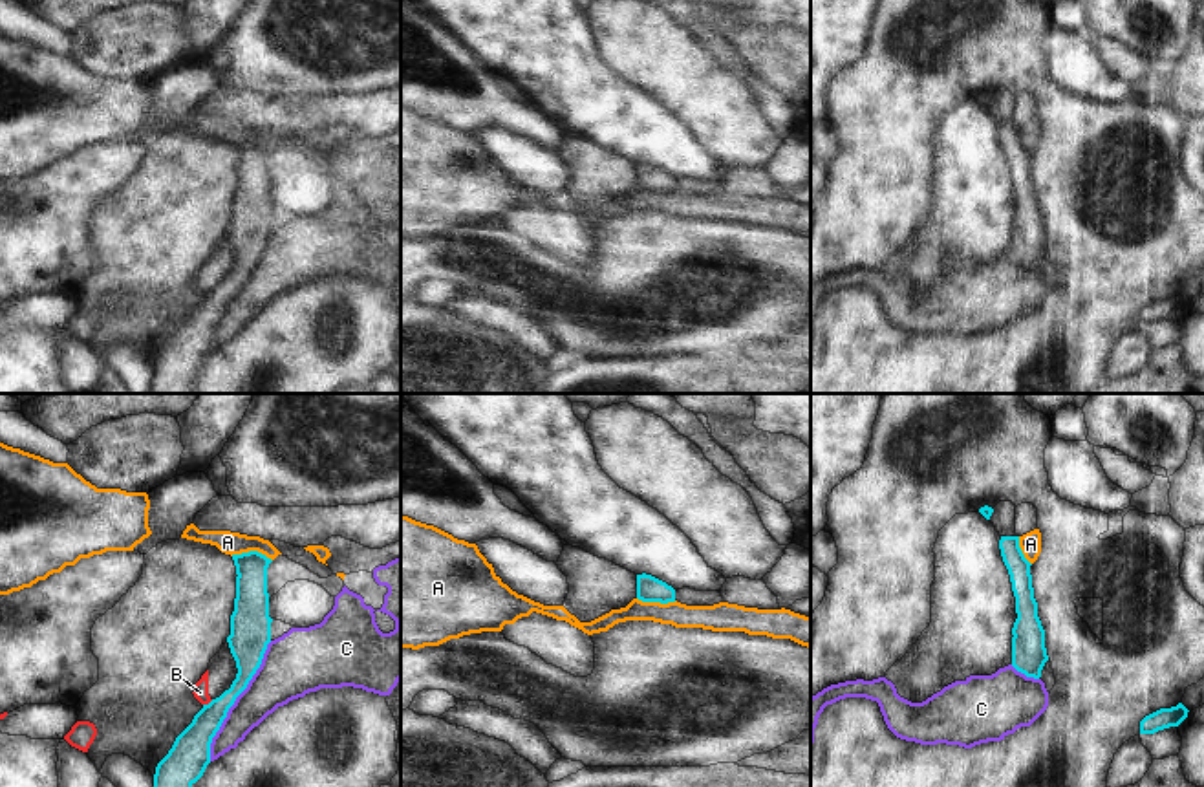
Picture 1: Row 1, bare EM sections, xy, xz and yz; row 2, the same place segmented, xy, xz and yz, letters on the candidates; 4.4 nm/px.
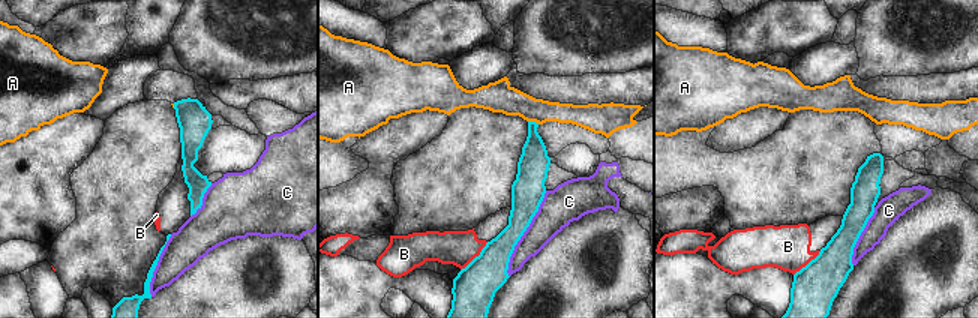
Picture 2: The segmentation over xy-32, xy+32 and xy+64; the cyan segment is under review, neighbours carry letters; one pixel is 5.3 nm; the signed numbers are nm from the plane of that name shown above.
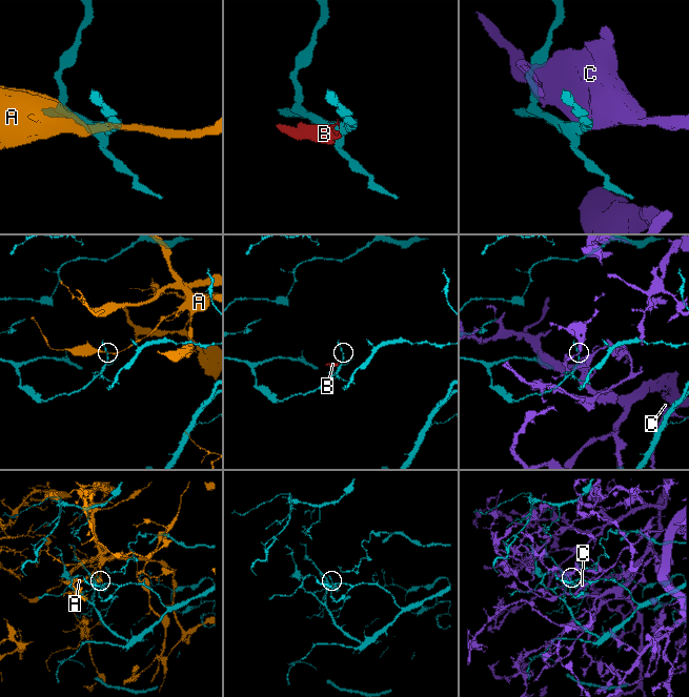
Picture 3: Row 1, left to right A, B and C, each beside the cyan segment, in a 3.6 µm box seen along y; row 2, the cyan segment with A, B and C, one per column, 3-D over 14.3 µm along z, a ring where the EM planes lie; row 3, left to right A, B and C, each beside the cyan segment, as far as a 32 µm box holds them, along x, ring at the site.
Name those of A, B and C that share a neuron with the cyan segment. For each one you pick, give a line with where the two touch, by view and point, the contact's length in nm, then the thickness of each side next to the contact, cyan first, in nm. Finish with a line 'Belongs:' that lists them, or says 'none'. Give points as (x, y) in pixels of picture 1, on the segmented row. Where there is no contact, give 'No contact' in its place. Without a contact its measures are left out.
Belongs: none

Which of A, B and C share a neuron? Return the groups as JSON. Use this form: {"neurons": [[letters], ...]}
{"neurons": [["A"], ["B"], ["C"]]}

